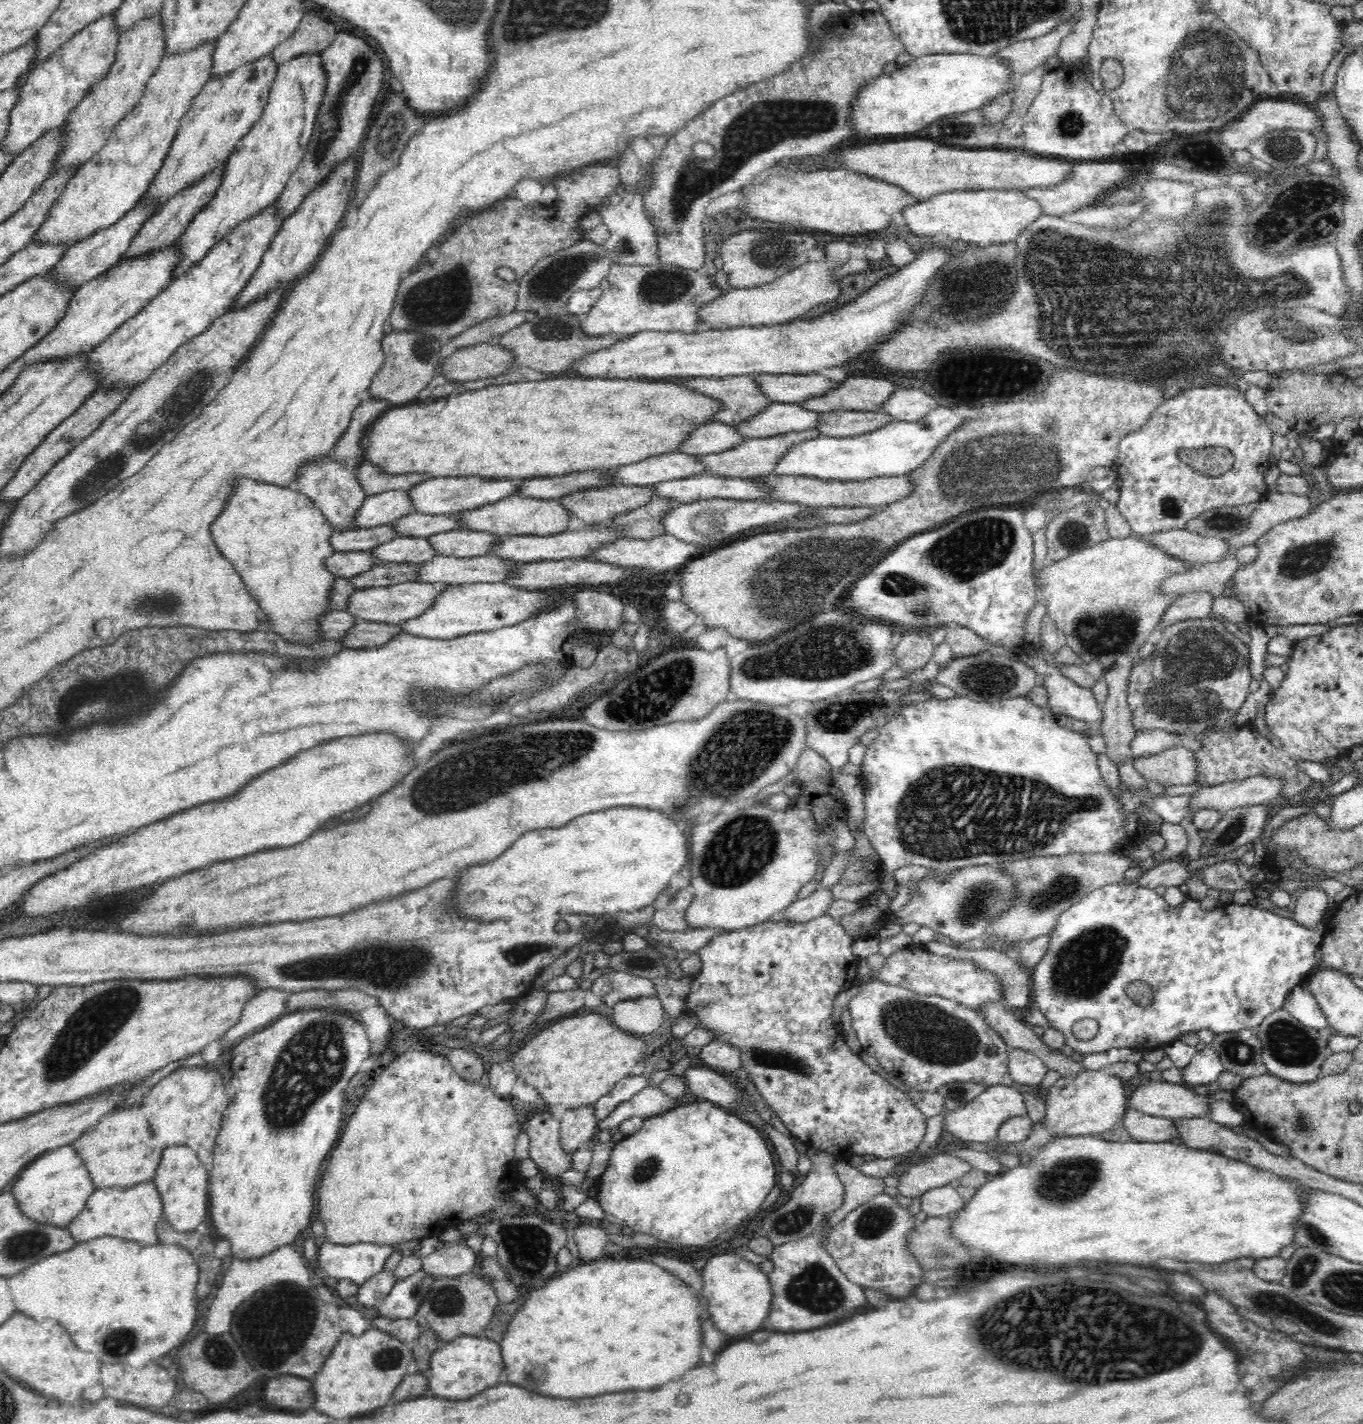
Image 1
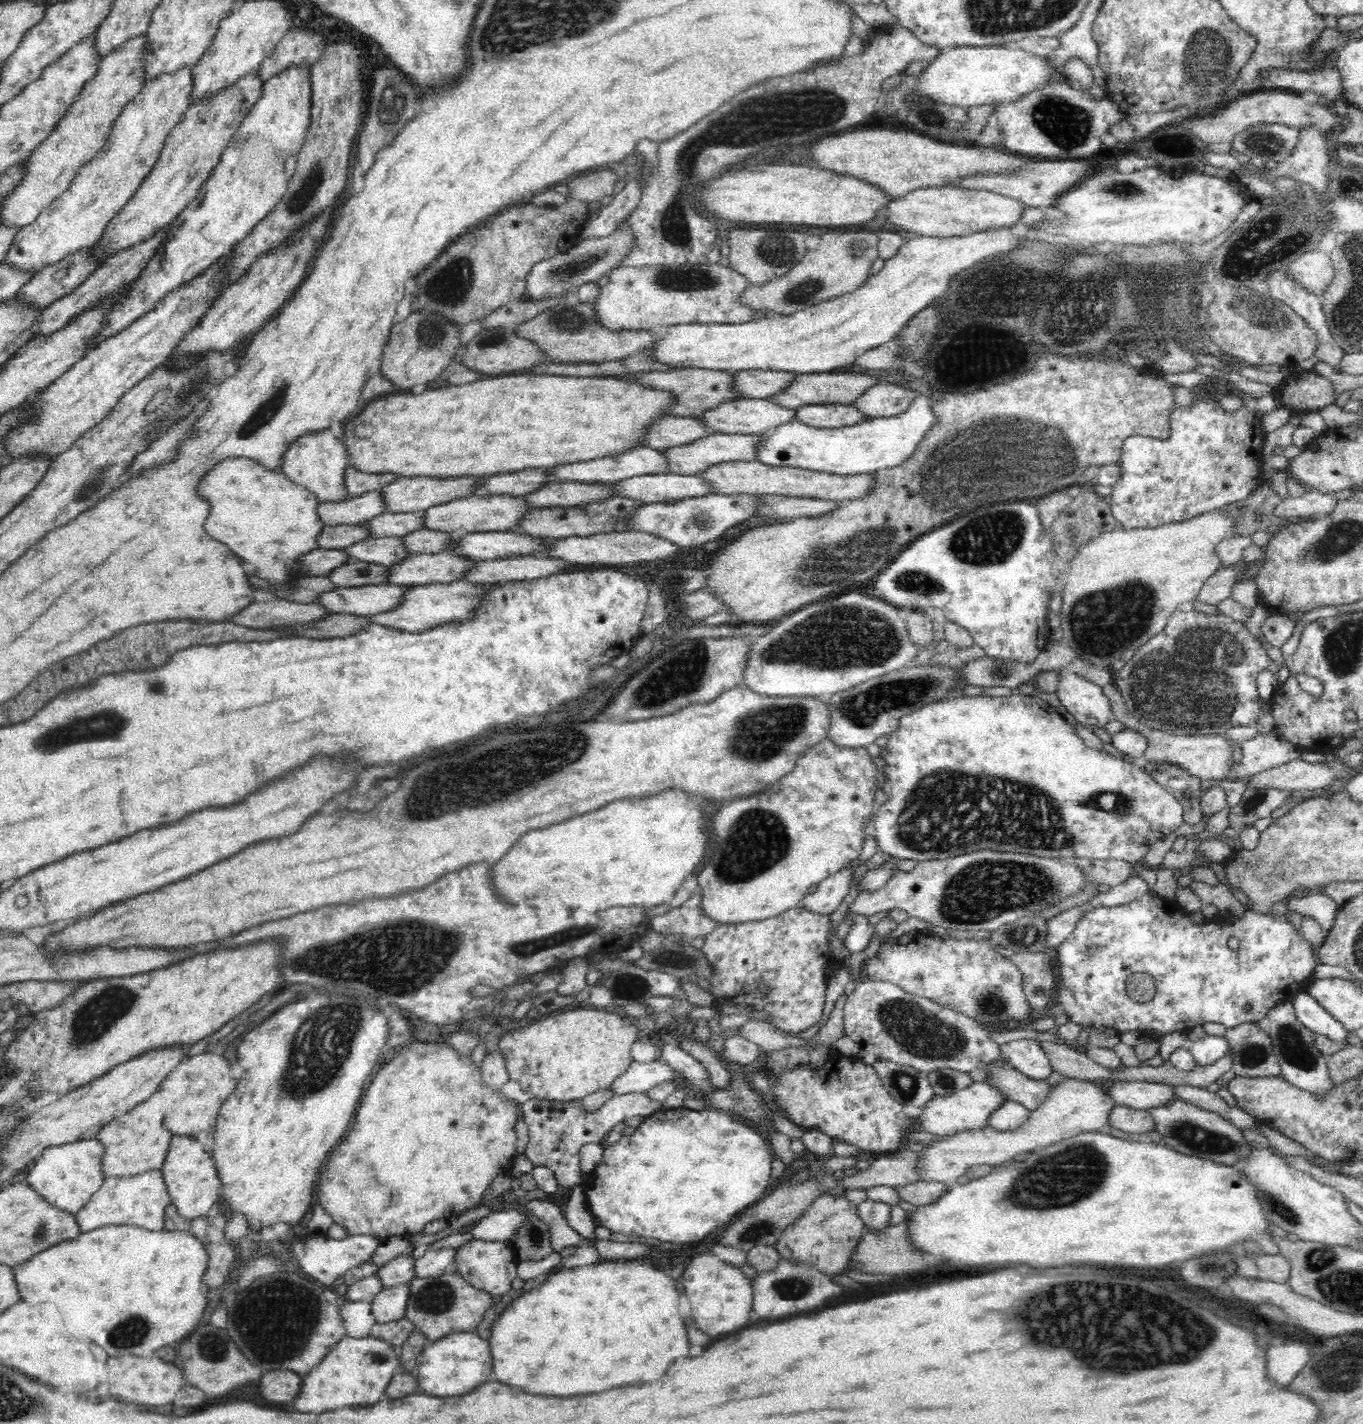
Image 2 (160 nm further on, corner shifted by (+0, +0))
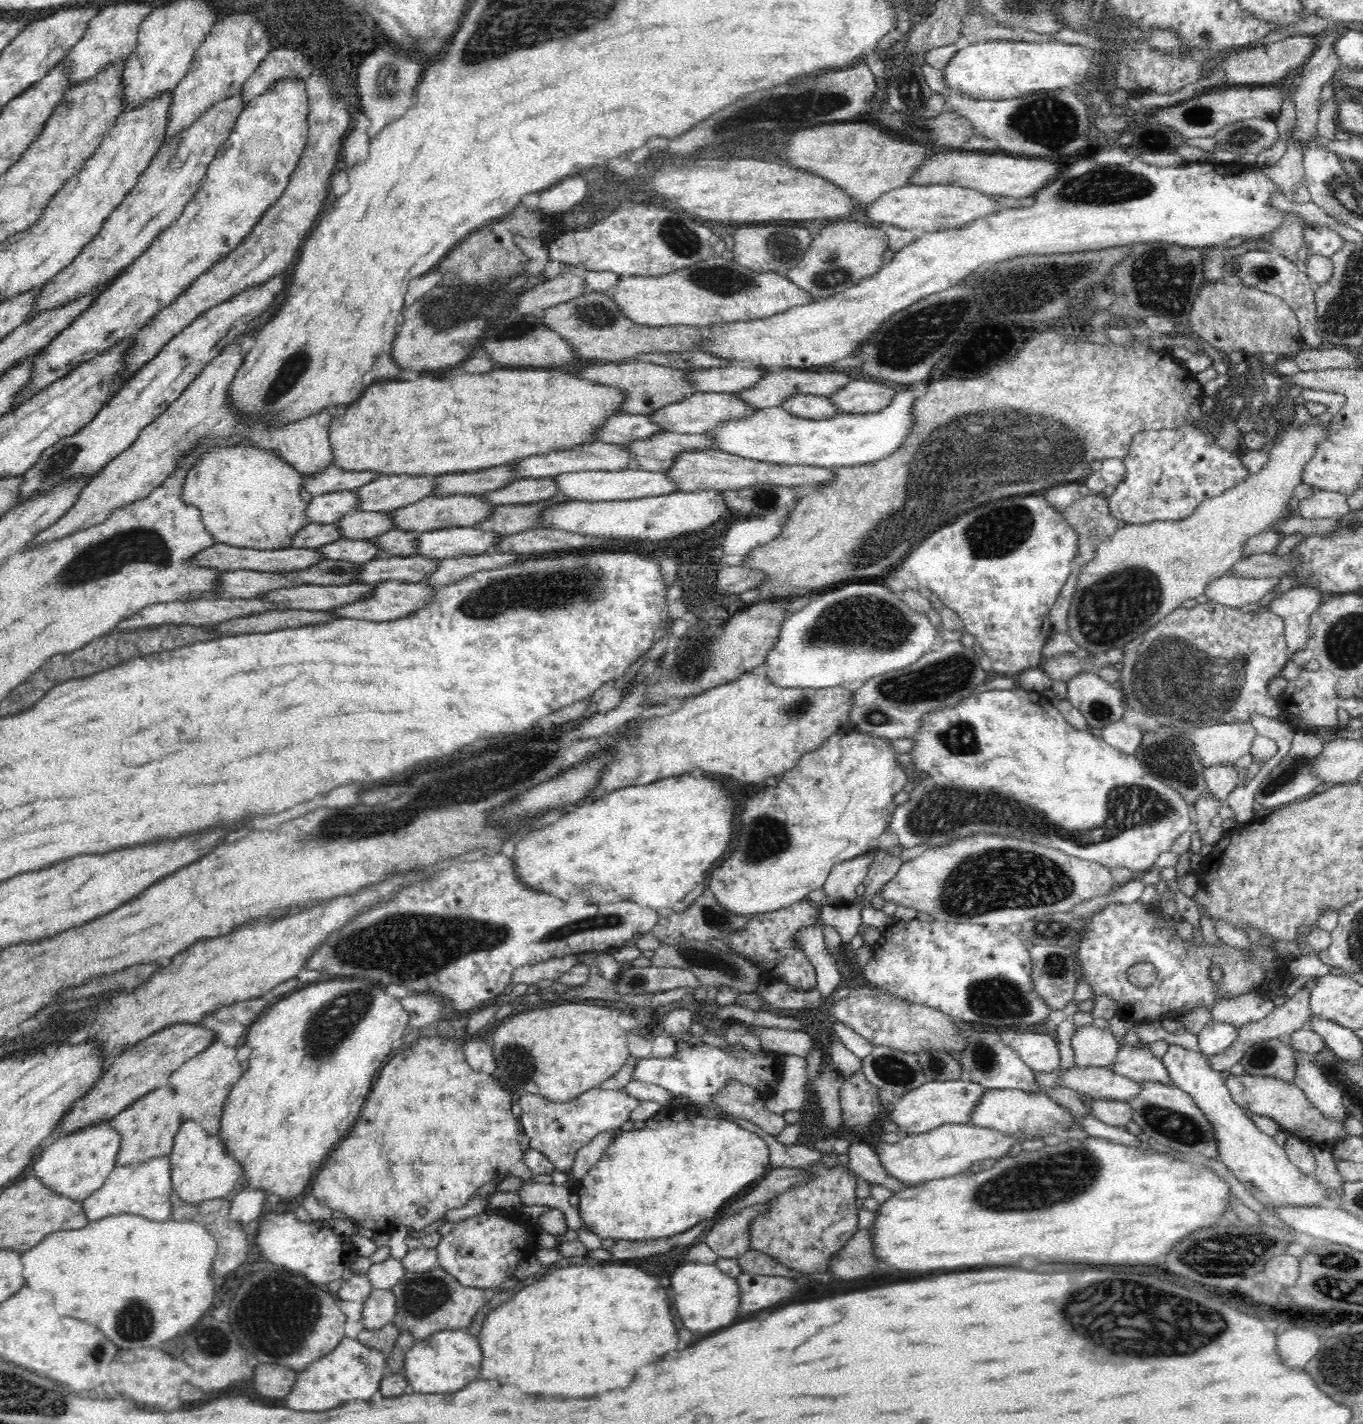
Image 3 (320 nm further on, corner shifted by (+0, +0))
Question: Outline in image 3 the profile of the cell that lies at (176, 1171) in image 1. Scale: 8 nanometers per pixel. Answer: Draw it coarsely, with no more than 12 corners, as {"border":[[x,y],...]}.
{"border":[[186,1120],[169,1163],[192,1206],[230,1198],[240,1163],[217,1134]]}

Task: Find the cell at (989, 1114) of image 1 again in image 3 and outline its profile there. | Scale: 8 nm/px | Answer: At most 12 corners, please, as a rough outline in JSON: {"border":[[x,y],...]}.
{"border":[[927,1081],[888,1105],[900,1135],[966,1124],[987,1089]]}

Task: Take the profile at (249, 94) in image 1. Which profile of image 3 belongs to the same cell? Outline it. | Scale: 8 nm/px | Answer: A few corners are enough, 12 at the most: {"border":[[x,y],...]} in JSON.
{"border":[[212,104],[164,143],[29,318],[131,266],[200,190],[246,104]]}

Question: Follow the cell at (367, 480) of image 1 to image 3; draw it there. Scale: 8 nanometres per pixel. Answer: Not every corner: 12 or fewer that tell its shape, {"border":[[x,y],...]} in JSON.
{"border":[[332,464],[302,484],[315,497],[354,491],[380,472],[350,471]]}

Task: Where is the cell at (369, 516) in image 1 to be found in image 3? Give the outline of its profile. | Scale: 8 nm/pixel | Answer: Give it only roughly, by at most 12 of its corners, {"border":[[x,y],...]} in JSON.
{"border":[[355,491],[326,492],[312,497],[310,523],[332,524],[356,512]]}

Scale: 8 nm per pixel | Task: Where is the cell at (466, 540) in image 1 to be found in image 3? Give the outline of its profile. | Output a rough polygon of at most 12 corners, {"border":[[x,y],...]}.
{"border":[[390,529],[371,541],[378,559],[417,554],[419,532]]}

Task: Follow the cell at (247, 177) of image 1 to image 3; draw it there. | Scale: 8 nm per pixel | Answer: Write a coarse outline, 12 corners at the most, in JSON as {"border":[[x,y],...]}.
{"border":[[305,81],[243,108],[175,223],[45,346],[11,411],[235,251],[306,148]]}

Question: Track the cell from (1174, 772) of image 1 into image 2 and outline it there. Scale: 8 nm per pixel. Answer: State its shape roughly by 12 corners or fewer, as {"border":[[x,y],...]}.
{"border":[[1114,682],[1101,686],[1113,719],[1148,741],[1140,760],[1168,762],[1222,781],[1233,746],[1220,734],[1154,730],[1127,708]]}

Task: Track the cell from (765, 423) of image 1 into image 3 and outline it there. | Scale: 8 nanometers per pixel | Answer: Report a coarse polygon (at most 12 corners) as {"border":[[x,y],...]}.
{"border":[[697,392],[647,417],[700,434],[760,408],[732,393]]}

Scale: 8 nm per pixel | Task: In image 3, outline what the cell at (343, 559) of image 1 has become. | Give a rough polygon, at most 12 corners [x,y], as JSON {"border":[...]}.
{"border":[[214,543],[191,564],[222,571],[301,571],[315,548],[275,551]]}

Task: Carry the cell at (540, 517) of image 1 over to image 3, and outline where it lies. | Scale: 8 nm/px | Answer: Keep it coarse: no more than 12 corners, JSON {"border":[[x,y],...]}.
{"border":[[479,495],[425,496],[386,512],[419,533],[476,527],[494,504]]}

